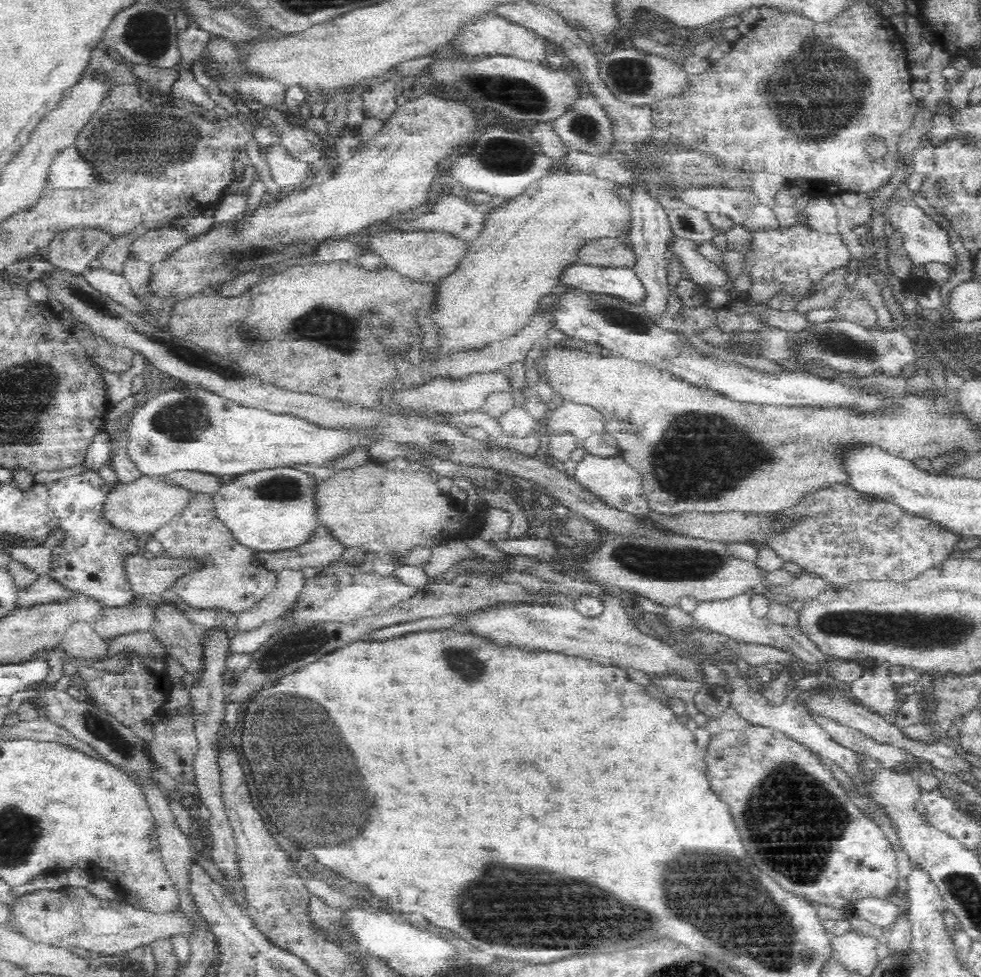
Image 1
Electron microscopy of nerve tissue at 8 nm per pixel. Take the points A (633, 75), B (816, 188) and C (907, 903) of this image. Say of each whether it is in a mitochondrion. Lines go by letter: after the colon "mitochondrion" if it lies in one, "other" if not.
A: mitochondrion
B: other
C: other

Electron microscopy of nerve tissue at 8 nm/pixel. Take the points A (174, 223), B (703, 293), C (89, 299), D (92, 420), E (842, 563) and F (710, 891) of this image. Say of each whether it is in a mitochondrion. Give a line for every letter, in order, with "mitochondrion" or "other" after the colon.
A: other
B: other
C: mitochondrion
D: other
E: other
F: mitochondrion

